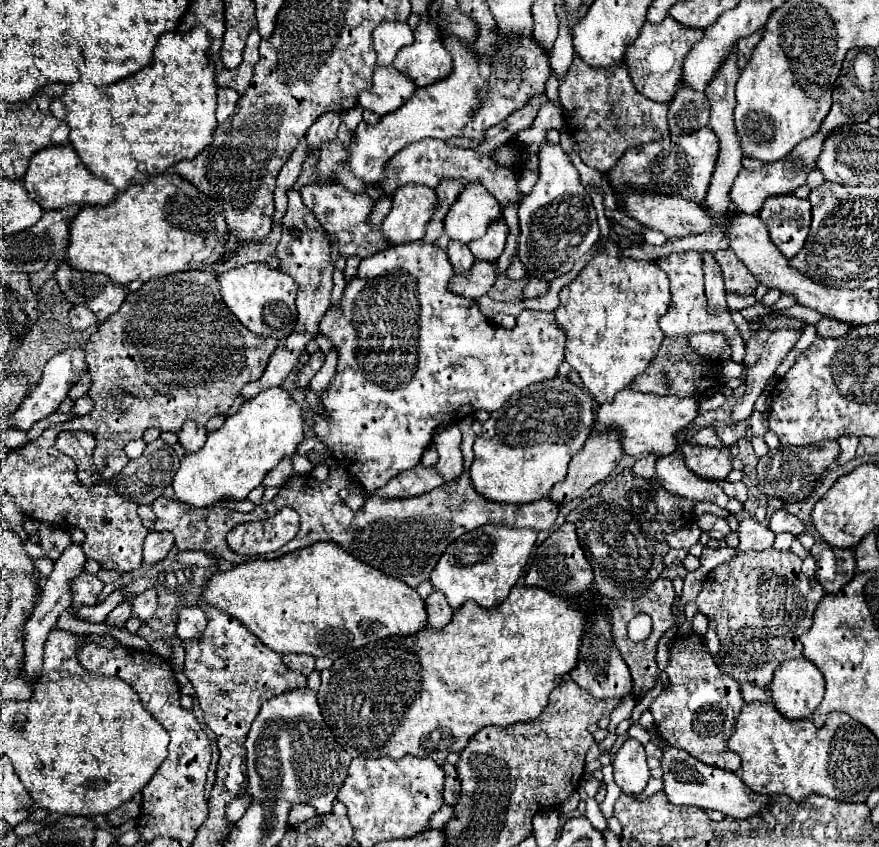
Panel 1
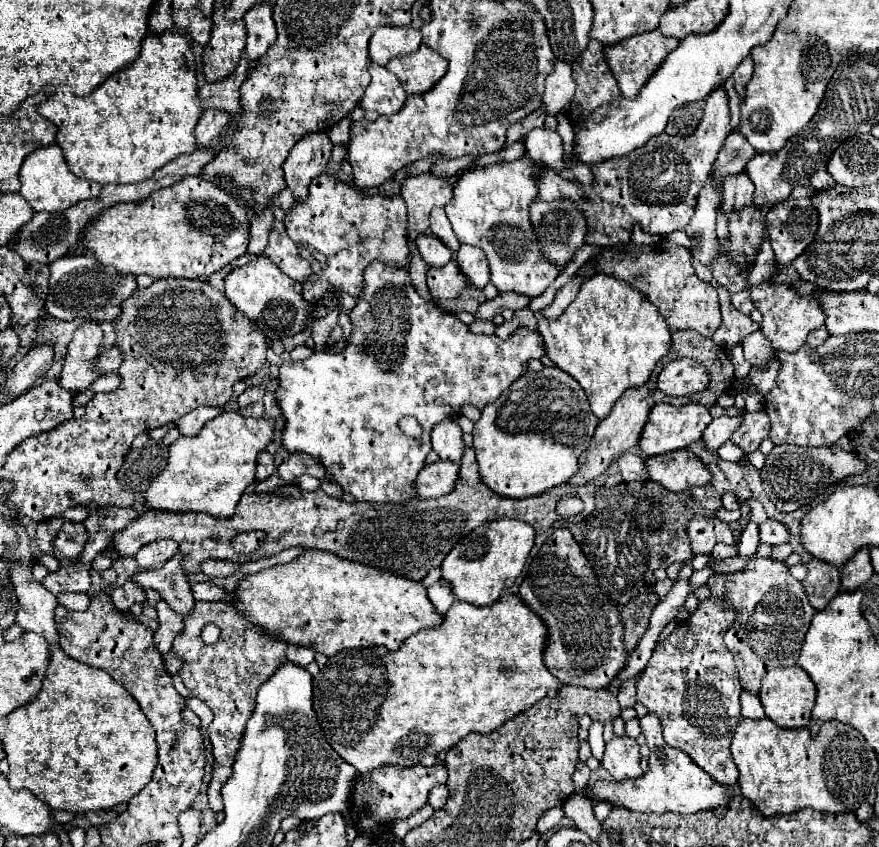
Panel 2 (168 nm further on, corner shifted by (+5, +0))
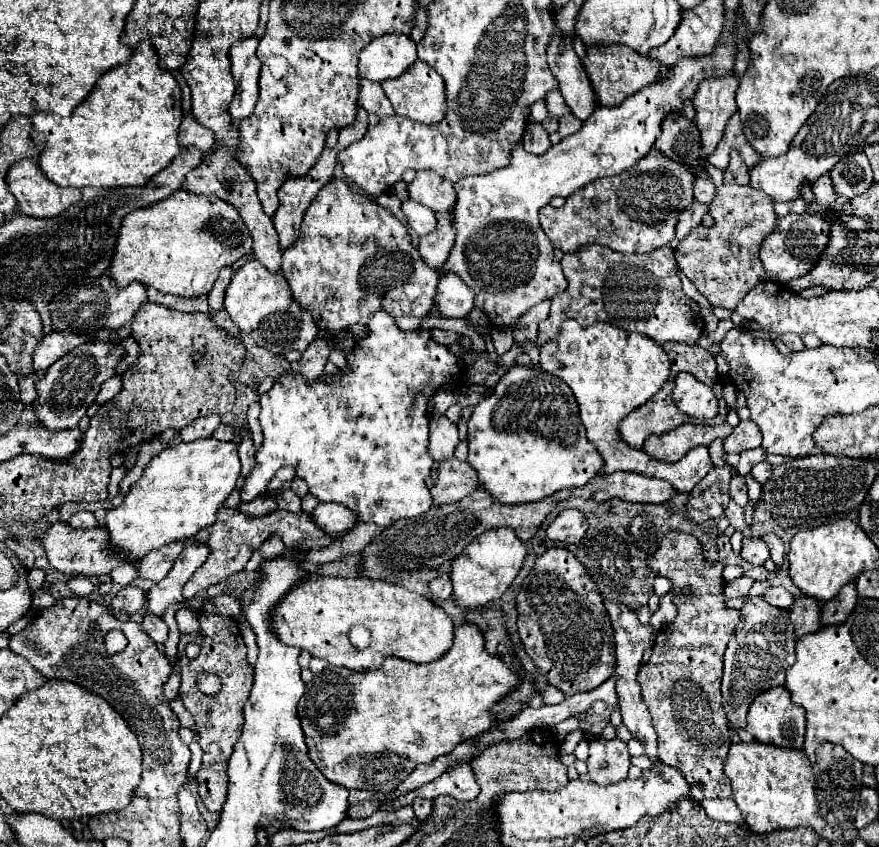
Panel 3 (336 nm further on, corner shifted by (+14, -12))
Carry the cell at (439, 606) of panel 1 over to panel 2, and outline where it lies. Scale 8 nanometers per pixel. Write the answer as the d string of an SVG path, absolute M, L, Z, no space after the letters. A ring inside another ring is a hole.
M439 580L437 584L433 584L433 586L427 590L427 596L429 596L429 600L433 602L433 606L435 606L441 614L445 614L445 612L451 608L451 604L455 602L455 596L453 596L453 592L451 592L451 586L449 586L445 580Z

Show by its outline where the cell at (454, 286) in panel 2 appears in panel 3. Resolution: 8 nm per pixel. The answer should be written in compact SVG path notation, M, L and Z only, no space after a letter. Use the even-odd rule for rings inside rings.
M332 178L310 202L304 212L298 240L282 252L282 274L294 300L306 308L318 324L320 338L334 338L336 332L352 324L366 324L378 306L384 306L392 316L424 318L434 308L434 292L438 286L438 272L422 262L418 250L410 242L408 228L402 226L390 210L372 202L370 196L362 190L354 190L342 178Z

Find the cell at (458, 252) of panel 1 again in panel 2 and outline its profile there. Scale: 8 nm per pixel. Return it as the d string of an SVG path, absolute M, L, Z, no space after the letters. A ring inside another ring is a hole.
M433 208L429 220L431 220L431 226L429 226L431 232L433 232L435 236L439 236L447 246L451 246L453 252L457 252L457 250L459 250L459 240L455 238L455 234L453 234L453 230L451 230L451 222L449 222L445 210L443 210L443 208Z

